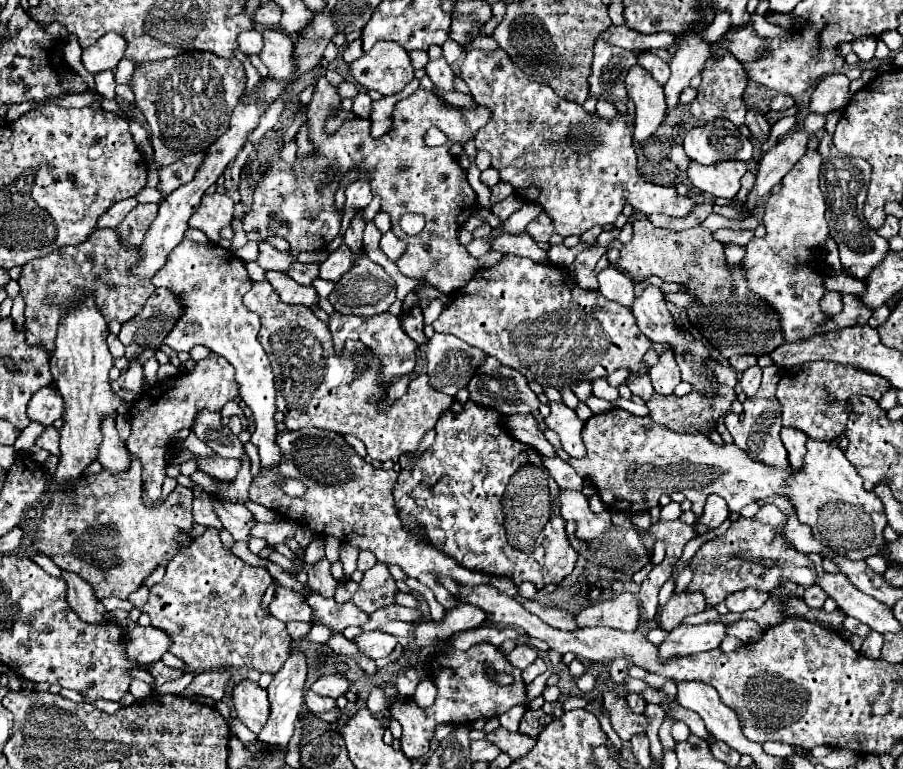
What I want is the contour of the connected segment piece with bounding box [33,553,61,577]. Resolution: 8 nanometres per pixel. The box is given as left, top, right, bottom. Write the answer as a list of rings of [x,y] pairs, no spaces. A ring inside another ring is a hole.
[[[37,553],[35,557],[33,557],[33,561],[41,567],[41,569],[45,569],[45,571],[51,571],[51,575],[55,575],[55,577],[61,577],[61,569],[49,559],[49,557],[45,557],[45,555],[41,555],[41,553]]]

